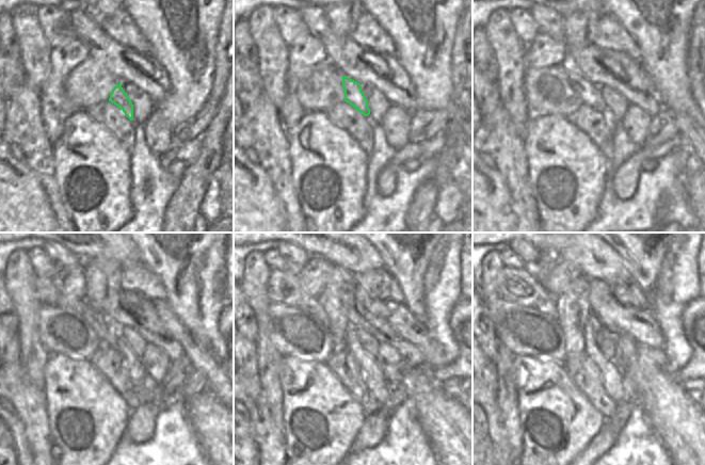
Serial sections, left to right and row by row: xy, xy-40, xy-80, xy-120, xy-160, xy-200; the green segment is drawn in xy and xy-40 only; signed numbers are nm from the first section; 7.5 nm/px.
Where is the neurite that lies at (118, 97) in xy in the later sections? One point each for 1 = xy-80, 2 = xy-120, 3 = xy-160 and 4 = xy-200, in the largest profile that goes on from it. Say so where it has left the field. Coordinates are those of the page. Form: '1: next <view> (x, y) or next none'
1: next xy-80 (590, 94)
2: next xy-120 (107, 331)
3: next xy-160 (284, 286)
4: next xy-200 (517, 285)

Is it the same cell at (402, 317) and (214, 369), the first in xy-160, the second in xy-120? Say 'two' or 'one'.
one

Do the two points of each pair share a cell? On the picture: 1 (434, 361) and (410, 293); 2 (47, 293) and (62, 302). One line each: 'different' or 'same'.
1: different
2: same

